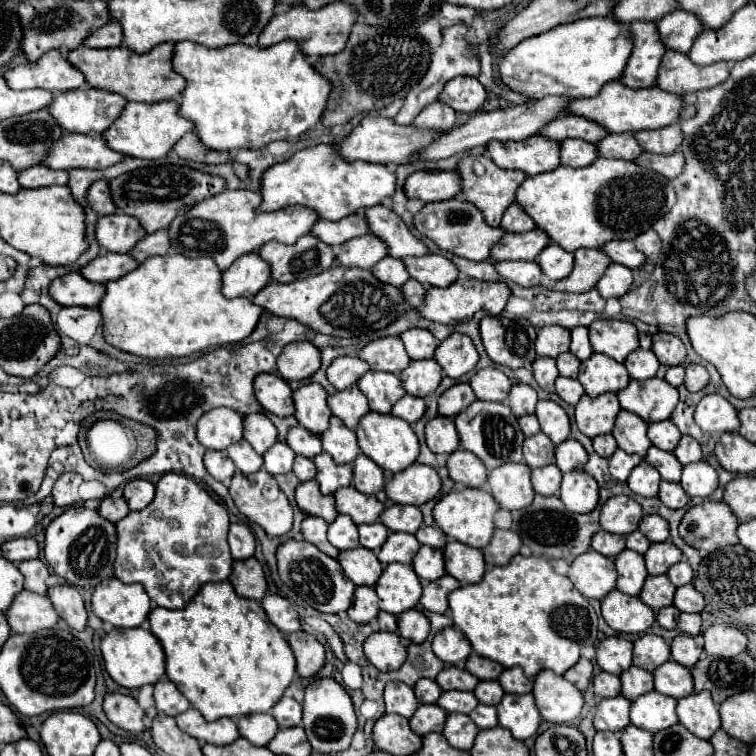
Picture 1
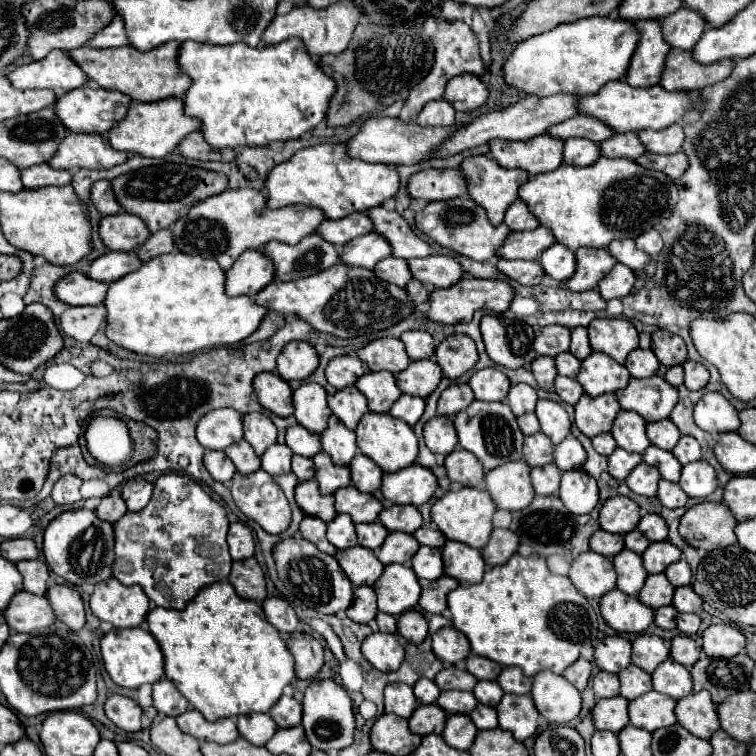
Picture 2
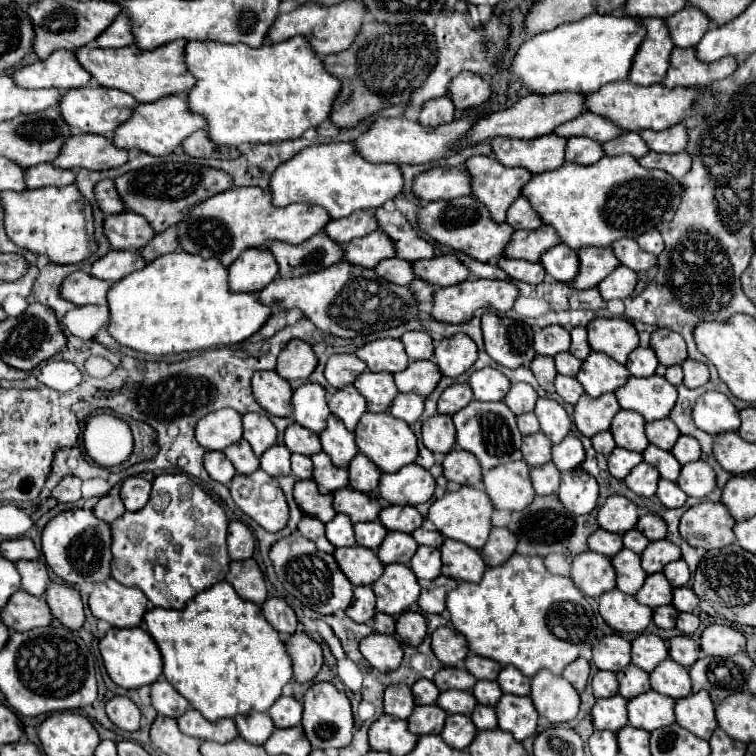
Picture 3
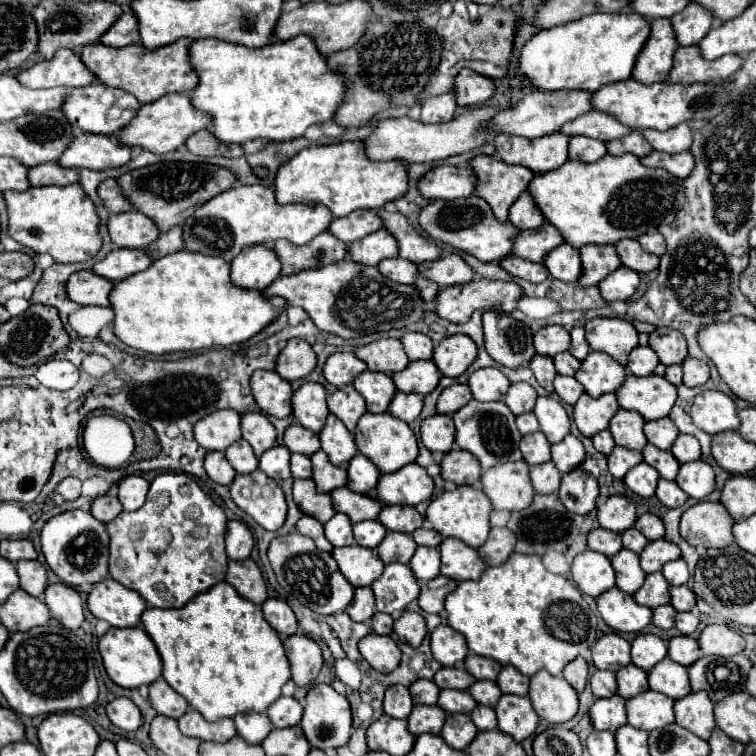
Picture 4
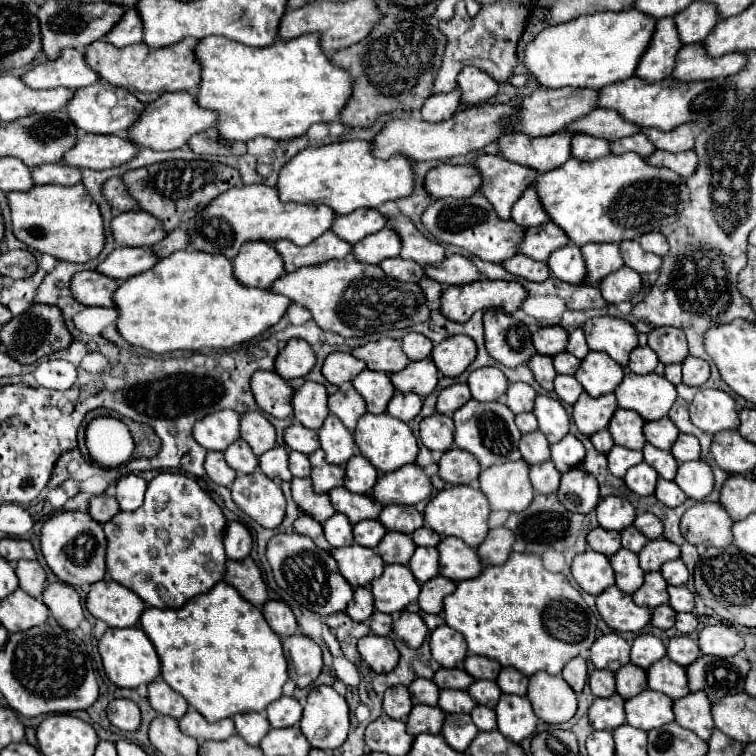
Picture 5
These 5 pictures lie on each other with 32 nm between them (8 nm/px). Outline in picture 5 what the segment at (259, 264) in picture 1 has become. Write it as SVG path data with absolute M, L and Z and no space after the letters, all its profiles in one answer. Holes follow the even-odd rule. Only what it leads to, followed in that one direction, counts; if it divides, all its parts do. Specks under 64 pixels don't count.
M248 242L240 248L240 254L232 260L234 276L244 286L270 288L284 272L282 258L266 242Z

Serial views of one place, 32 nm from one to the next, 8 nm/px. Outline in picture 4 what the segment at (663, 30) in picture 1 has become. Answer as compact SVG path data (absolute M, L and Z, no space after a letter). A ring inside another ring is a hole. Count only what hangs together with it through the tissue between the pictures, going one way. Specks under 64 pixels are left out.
M688 4L682 12L678 12L676 16L670 18L674 36L678 46L694 46L698 44L706 34L708 28L712 26L712 14L704 8L700 8L700 4Z

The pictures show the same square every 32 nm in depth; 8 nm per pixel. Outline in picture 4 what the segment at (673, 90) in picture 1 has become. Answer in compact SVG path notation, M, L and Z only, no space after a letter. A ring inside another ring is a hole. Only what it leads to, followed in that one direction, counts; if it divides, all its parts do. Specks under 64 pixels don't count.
M696 46L676 48L674 64L668 72L668 84L710 84L732 76L740 66L742 60L732 54L708 62L700 56L700 50Z

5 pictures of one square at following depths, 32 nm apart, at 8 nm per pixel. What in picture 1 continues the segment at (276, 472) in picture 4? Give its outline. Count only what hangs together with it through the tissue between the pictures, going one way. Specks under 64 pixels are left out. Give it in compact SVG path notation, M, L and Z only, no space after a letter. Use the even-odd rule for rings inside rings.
M276 442L266 454L264 454L264 466L270 474L288 474L292 470L294 464L294 450L284 444L284 442Z

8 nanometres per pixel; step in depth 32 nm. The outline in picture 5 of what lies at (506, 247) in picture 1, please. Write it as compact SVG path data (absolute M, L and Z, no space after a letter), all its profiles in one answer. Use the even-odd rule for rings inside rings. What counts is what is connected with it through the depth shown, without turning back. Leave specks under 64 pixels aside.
M546 222L536 228L528 228L524 232L524 238L518 244L518 254L524 254L532 260L548 260L548 256L556 250L568 244L568 238L556 224Z

